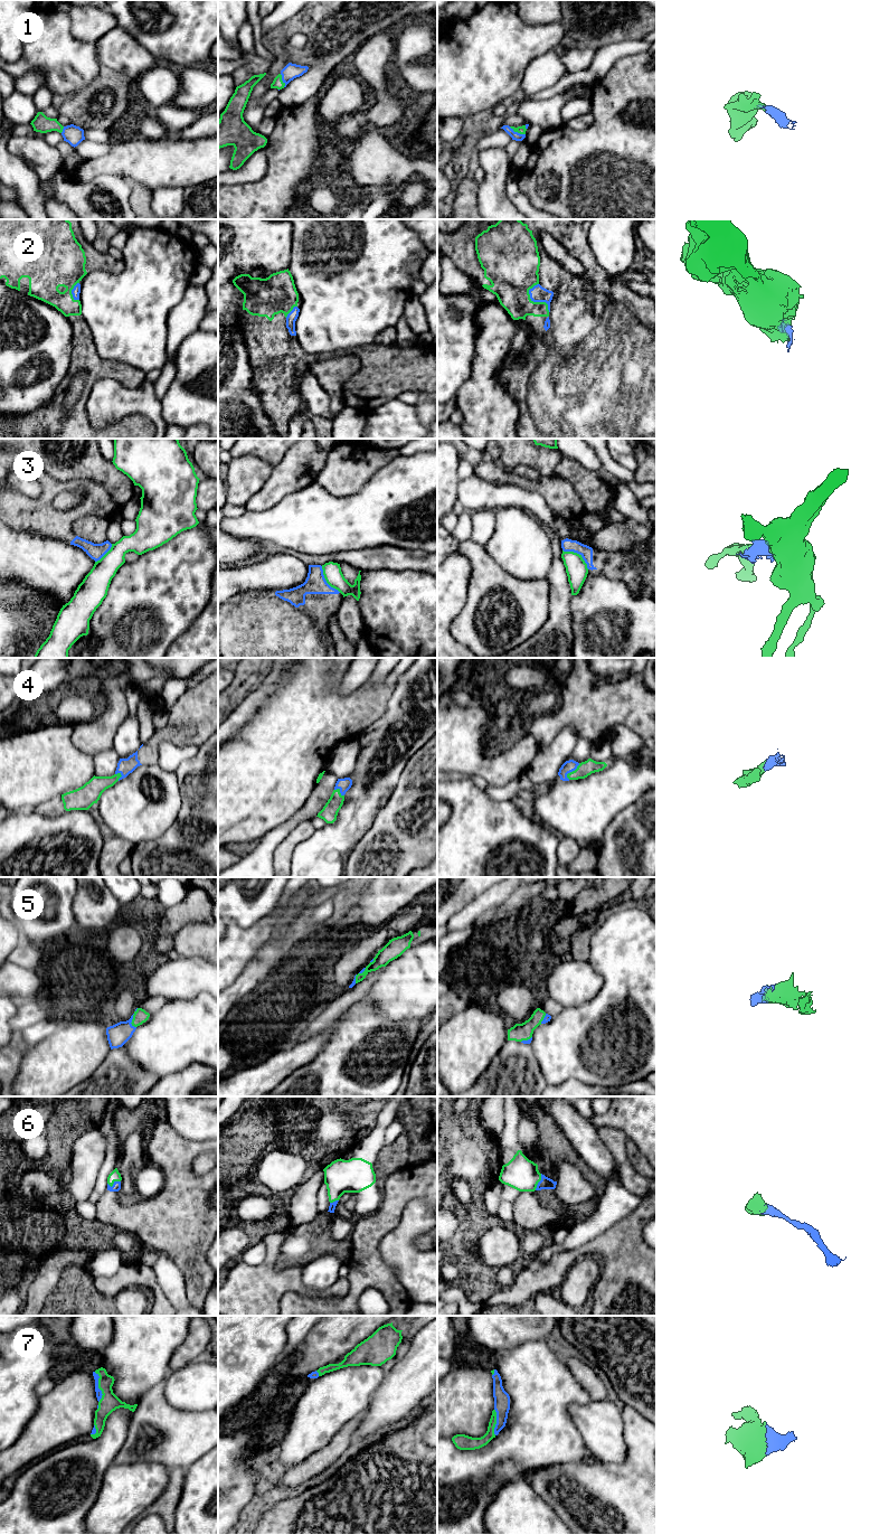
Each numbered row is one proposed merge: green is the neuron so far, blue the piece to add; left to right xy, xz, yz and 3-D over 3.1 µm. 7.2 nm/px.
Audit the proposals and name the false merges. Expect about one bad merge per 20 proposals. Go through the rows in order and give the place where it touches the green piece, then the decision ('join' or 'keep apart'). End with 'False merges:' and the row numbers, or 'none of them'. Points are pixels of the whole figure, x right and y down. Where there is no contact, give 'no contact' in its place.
1: contact yz (517, 131); join
2: contact yz (535, 302); join
3: contact yz (578, 554); keep apart
4: contact yz (573, 771); join
5: contact xy (132, 1020); join
6: contact yz (539, 1180); join
7: contact xy (98, 1387); join
False merges: 3

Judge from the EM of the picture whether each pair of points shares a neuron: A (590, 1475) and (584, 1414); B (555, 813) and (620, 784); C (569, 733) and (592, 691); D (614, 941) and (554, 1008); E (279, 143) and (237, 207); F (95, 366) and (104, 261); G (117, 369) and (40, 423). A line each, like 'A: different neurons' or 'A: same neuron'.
A: different neurons
B: same neuron
C: different neurons
D: different neurons
E: same neuron
F: same neuron
G: same neuron

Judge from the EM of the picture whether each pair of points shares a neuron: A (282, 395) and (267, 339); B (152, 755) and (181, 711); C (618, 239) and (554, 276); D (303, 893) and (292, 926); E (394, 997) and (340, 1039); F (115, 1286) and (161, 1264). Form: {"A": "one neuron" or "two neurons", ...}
{"A": "one neuron", "B": "one neuron", "C": "two neurons", "D": "two neurons", "E": "one neuron", "F": "two neurons"}

